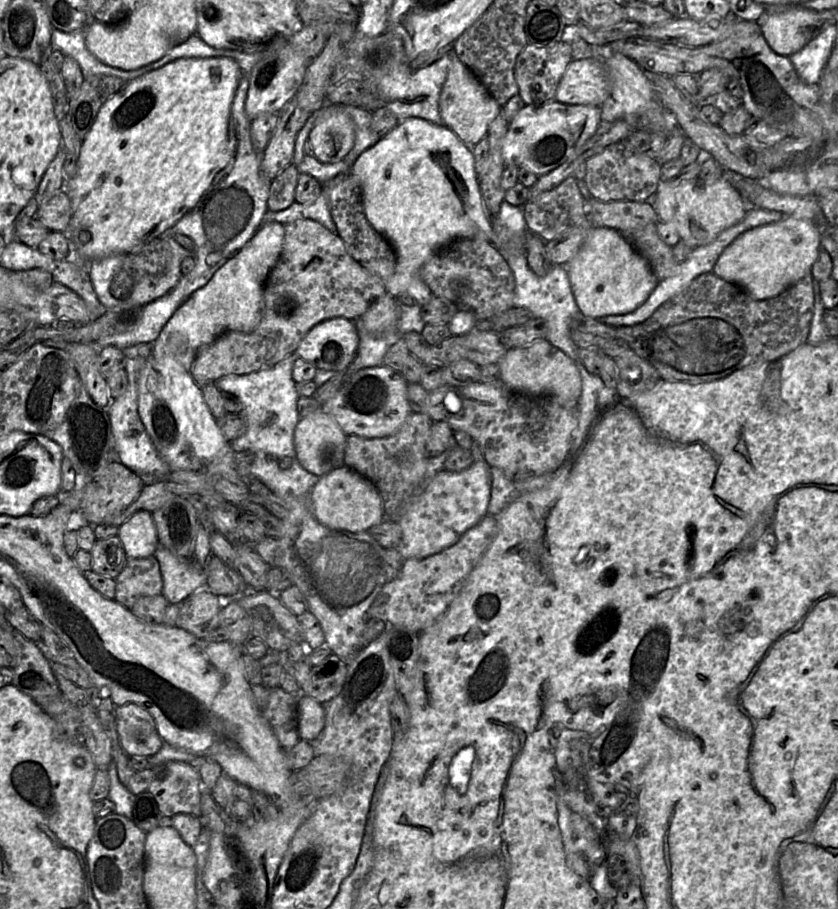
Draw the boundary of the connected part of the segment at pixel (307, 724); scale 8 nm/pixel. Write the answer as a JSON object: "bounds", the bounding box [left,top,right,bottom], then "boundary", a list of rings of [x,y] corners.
{"bounds":[296,694,325,743],"boundary":[[[301,694],[297,704],[296,716],[300,740],[313,743],[325,725],[324,706],[313,698]]]}

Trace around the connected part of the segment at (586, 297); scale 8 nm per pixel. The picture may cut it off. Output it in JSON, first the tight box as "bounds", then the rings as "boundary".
{"bounds":[566,226,660,318],"boundary":[[[603,226],[590,229],[578,253],[566,264],[566,270],[579,311],[592,318],[634,311],[660,281],[639,249],[619,230]]]}

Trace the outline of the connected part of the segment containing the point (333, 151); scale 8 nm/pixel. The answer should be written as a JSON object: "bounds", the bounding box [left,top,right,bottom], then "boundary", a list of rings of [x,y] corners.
{"bounds":[308,102,355,163],"boundary":[[[325,102],[314,114],[314,125],[308,136],[312,155],[324,163],[343,160],[352,150],[355,127],[351,117],[344,110],[345,104]]]}

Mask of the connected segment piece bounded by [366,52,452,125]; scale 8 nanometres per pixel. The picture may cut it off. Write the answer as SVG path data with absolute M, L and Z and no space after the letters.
M450 52L432 64L415 69L410 62L392 61L390 65L382 65L375 73L375 85L381 84L381 99L367 104L369 111L381 106L389 108L400 121L409 117L427 120L434 124L444 125L440 112L440 96L446 82L452 58Z

